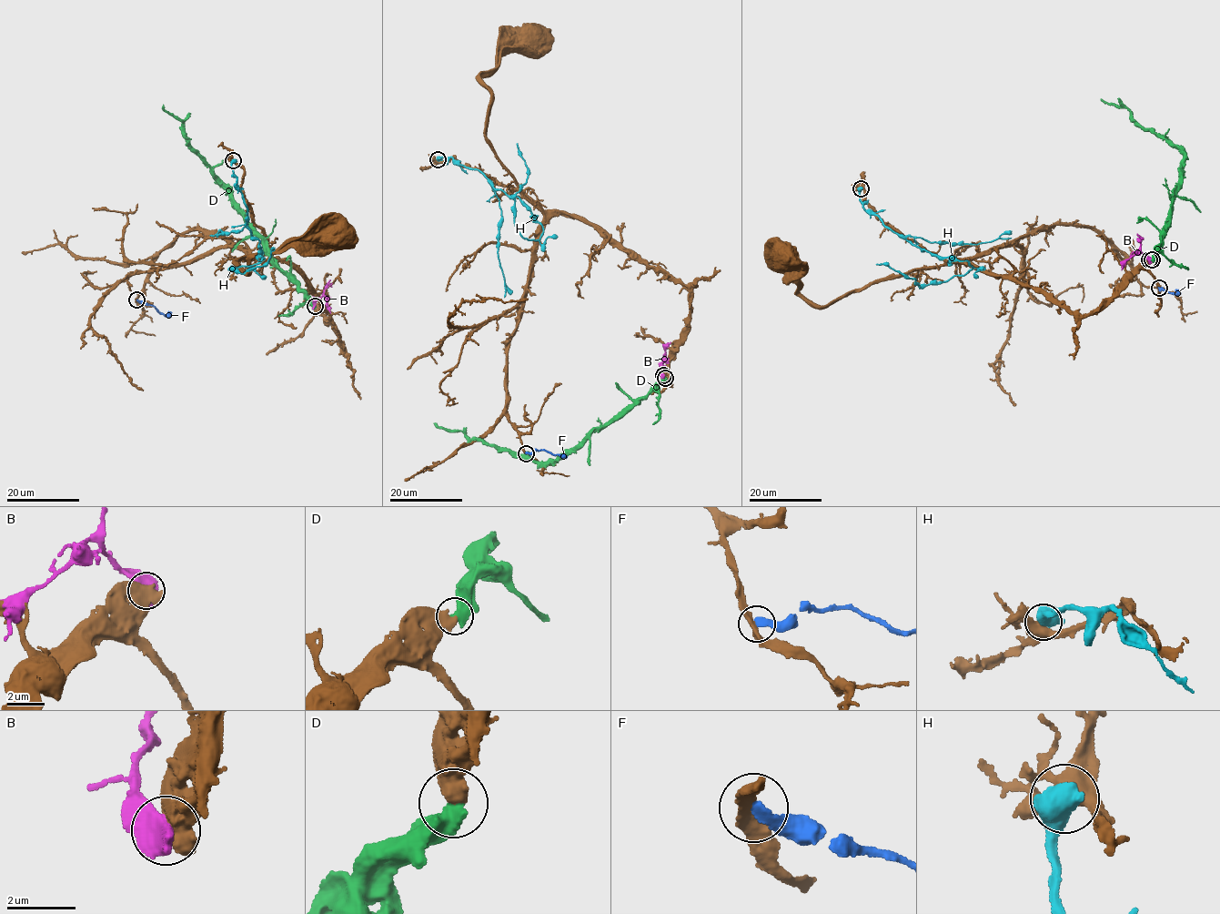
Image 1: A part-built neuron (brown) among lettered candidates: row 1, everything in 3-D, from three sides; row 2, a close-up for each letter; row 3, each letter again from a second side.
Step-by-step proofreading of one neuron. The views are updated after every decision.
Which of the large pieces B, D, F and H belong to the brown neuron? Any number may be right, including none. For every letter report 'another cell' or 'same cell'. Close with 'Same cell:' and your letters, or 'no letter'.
B: another cell
D: same cell
F: another cell
H: another cell
Same cell: D

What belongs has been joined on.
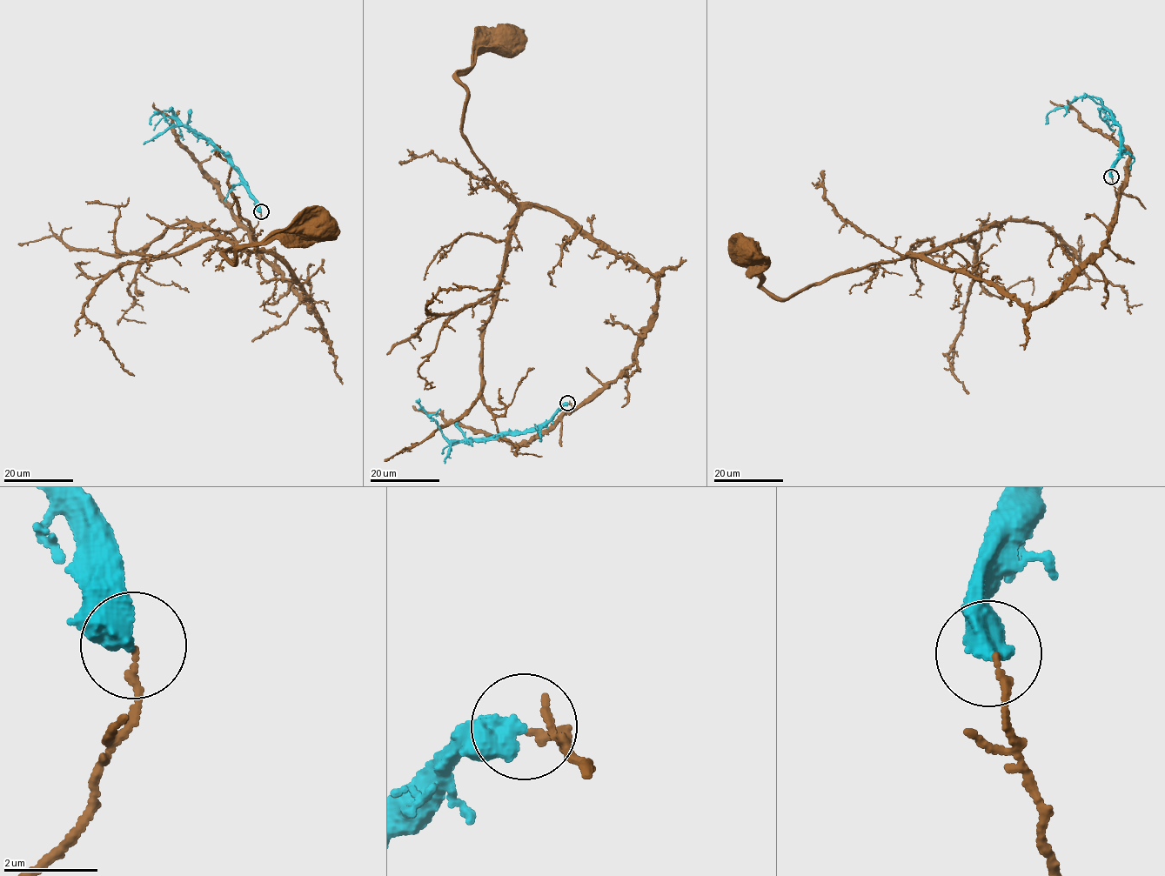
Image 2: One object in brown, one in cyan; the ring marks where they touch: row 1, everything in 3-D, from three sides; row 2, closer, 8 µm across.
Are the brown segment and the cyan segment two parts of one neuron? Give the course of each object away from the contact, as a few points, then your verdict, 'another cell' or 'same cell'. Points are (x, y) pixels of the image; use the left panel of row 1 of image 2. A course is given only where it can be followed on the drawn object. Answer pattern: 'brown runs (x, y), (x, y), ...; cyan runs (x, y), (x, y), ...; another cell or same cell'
brown runs (260, 212), (251, 246), (327, 340), (284, 261), (238, 246), (221, 252), (233, 264), (240, 245), (320, 228); cyan runs (261, 212), (260, 204), (237, 168), (209, 139), (181, 123), (173, 110), (156, 111), (150, 124); another cell

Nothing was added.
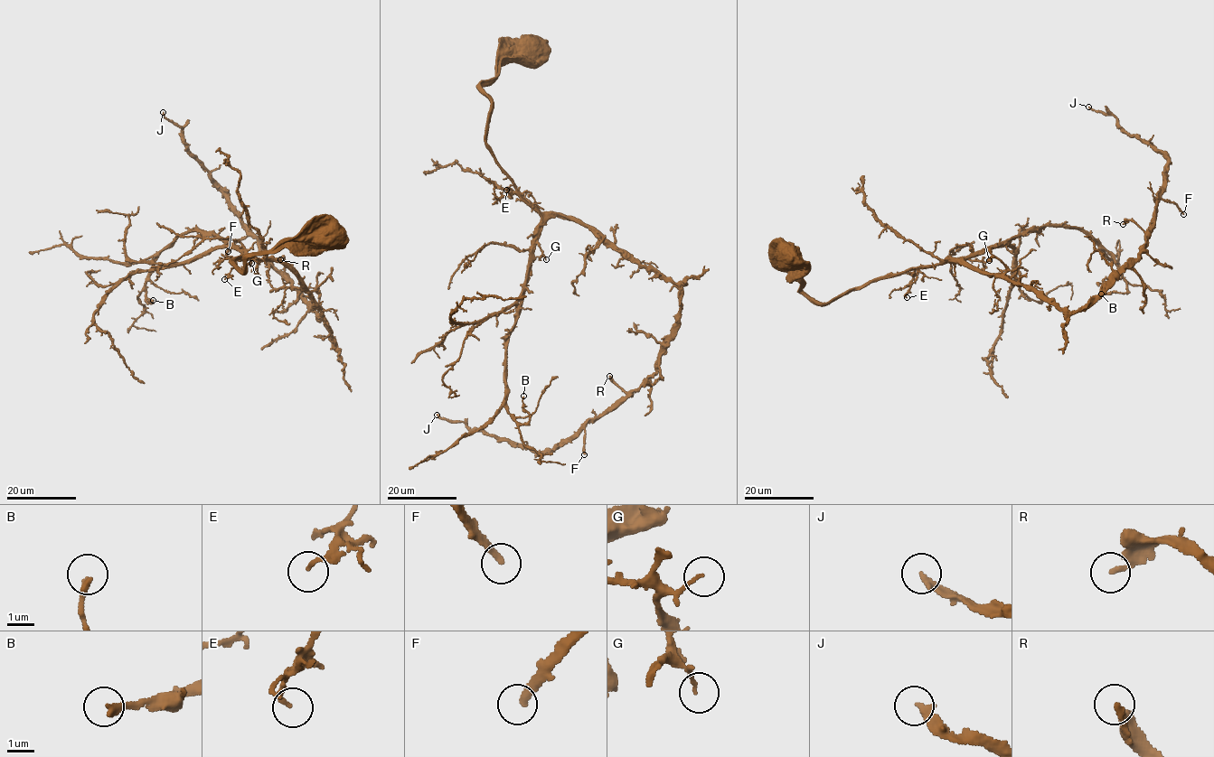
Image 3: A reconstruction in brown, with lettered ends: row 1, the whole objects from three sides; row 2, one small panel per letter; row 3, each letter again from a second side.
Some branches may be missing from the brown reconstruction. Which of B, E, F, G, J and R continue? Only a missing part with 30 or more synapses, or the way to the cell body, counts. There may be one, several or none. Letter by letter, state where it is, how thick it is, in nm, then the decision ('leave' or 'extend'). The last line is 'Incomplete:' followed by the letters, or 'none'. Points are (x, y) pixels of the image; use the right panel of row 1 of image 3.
B: at (1101, 294); 260 nm thick; leave
E: at (907, 297); 150 nm thick; leave
F: at (1183, 214); 240 nm thick; leave
G: at (989, 260); 110 nm thick; leave
J: at (1088, 107); 240 nm thick; leave
R: at (1123, 224); 190 nm thick; extend
Incomplete: R

